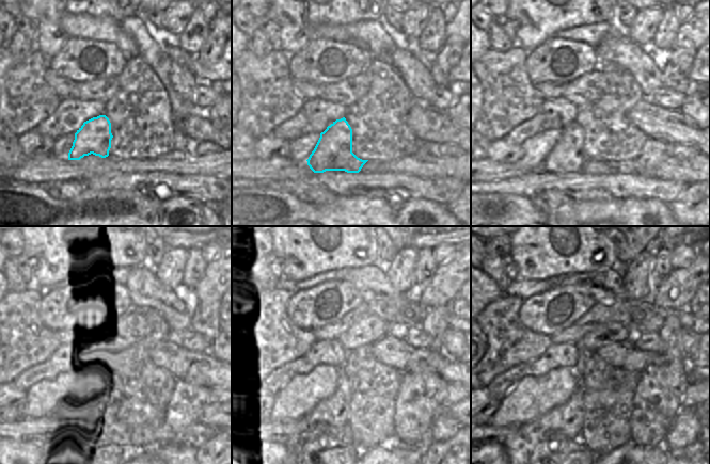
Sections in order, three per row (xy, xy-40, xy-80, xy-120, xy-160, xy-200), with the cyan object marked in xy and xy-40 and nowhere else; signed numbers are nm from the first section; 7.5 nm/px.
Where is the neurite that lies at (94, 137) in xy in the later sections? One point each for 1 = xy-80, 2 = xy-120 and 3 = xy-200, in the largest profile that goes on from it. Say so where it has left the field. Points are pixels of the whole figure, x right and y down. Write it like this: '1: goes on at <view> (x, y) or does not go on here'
1: goes on at xy-80 (568, 156)
2: goes on at xy-120 (95, 401)
3: goes on at xy-200 (566, 419)

